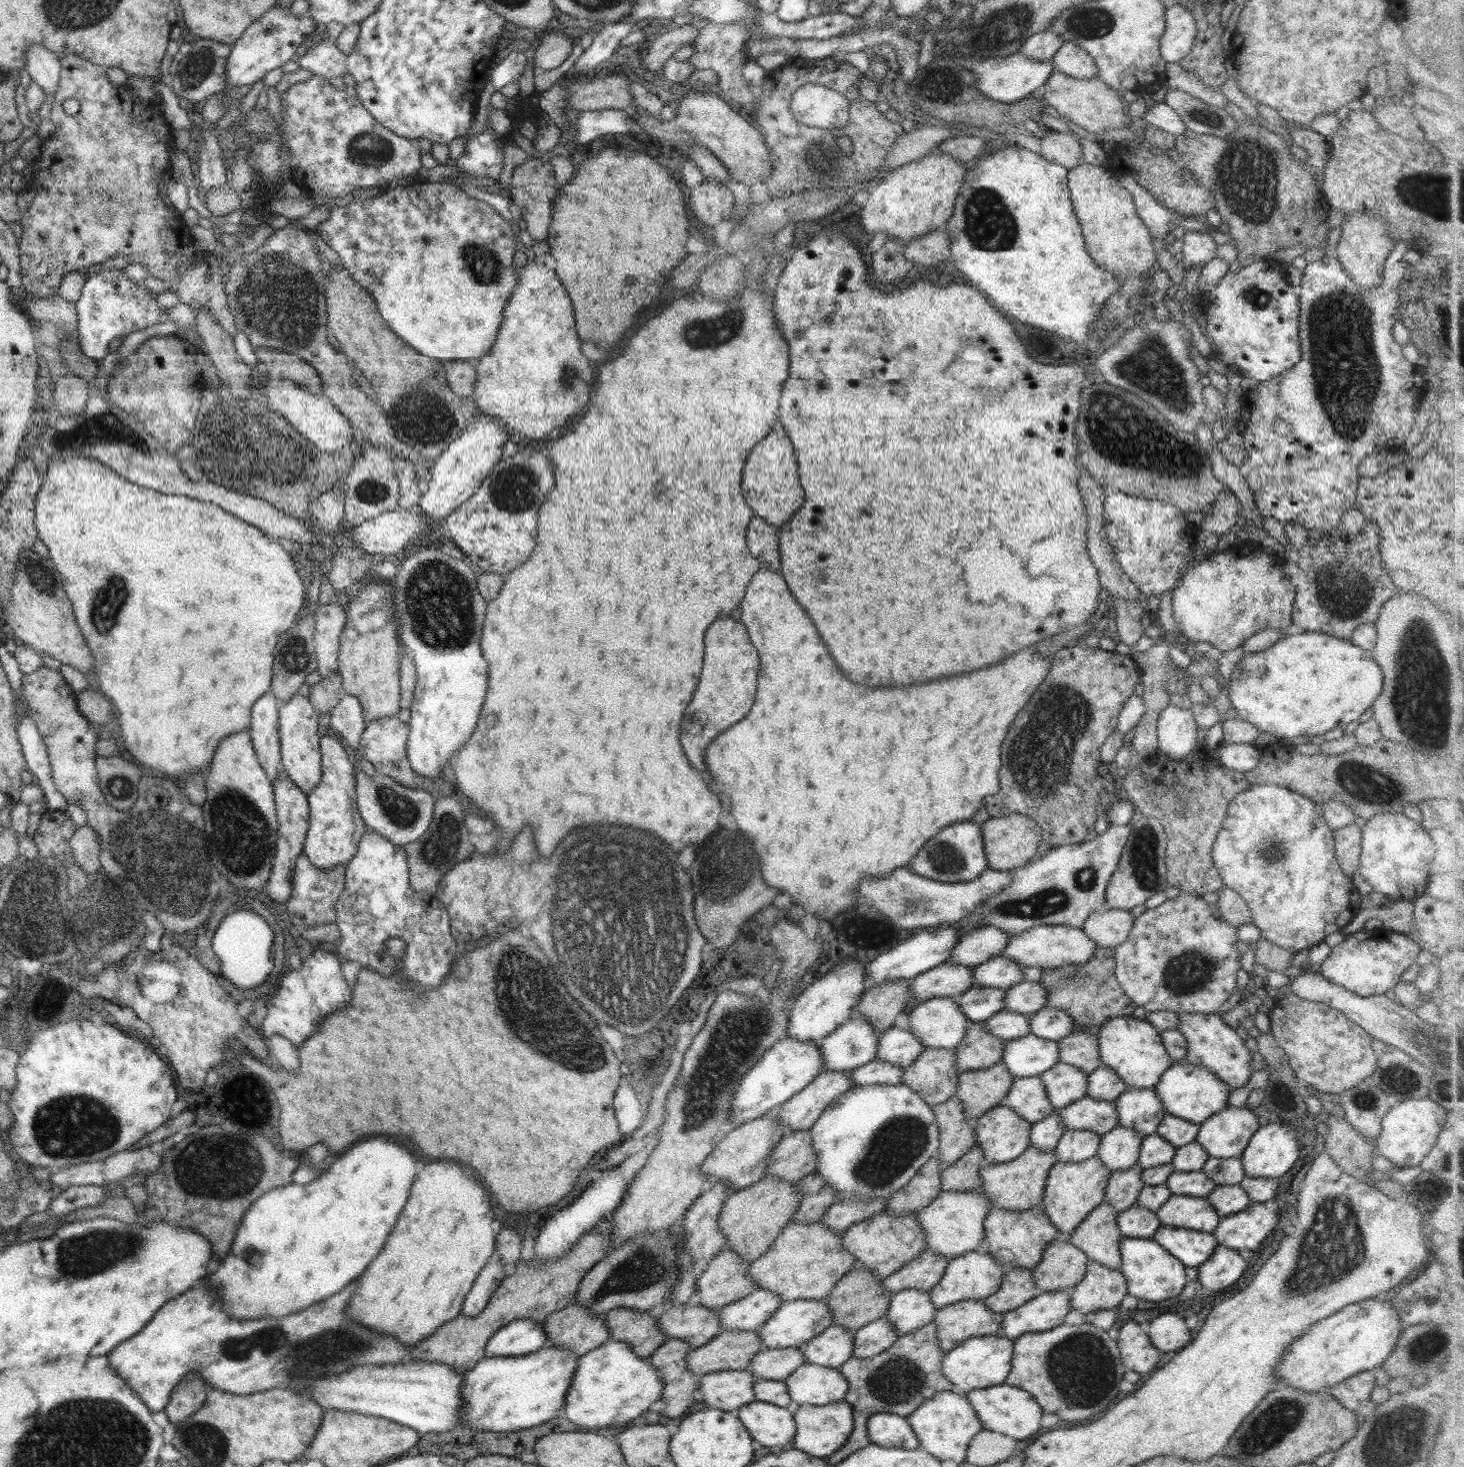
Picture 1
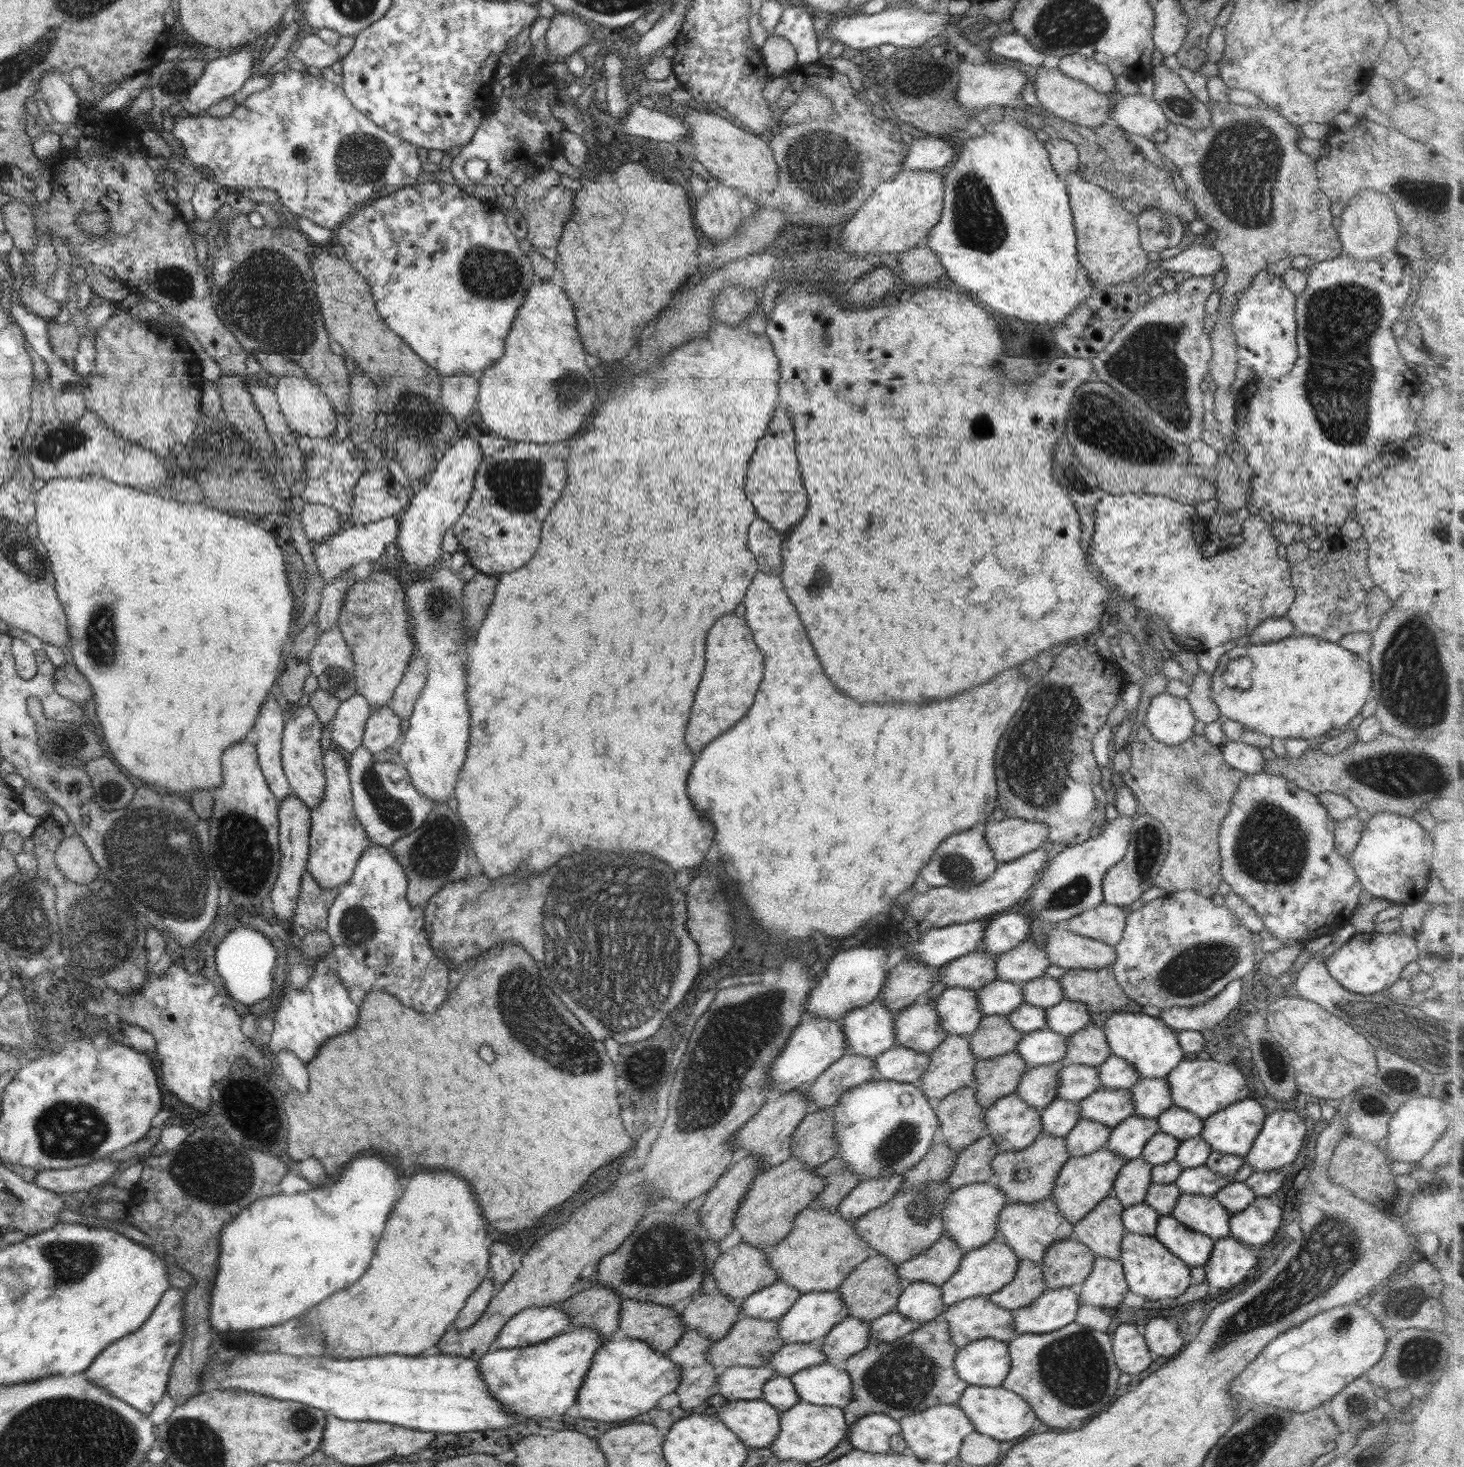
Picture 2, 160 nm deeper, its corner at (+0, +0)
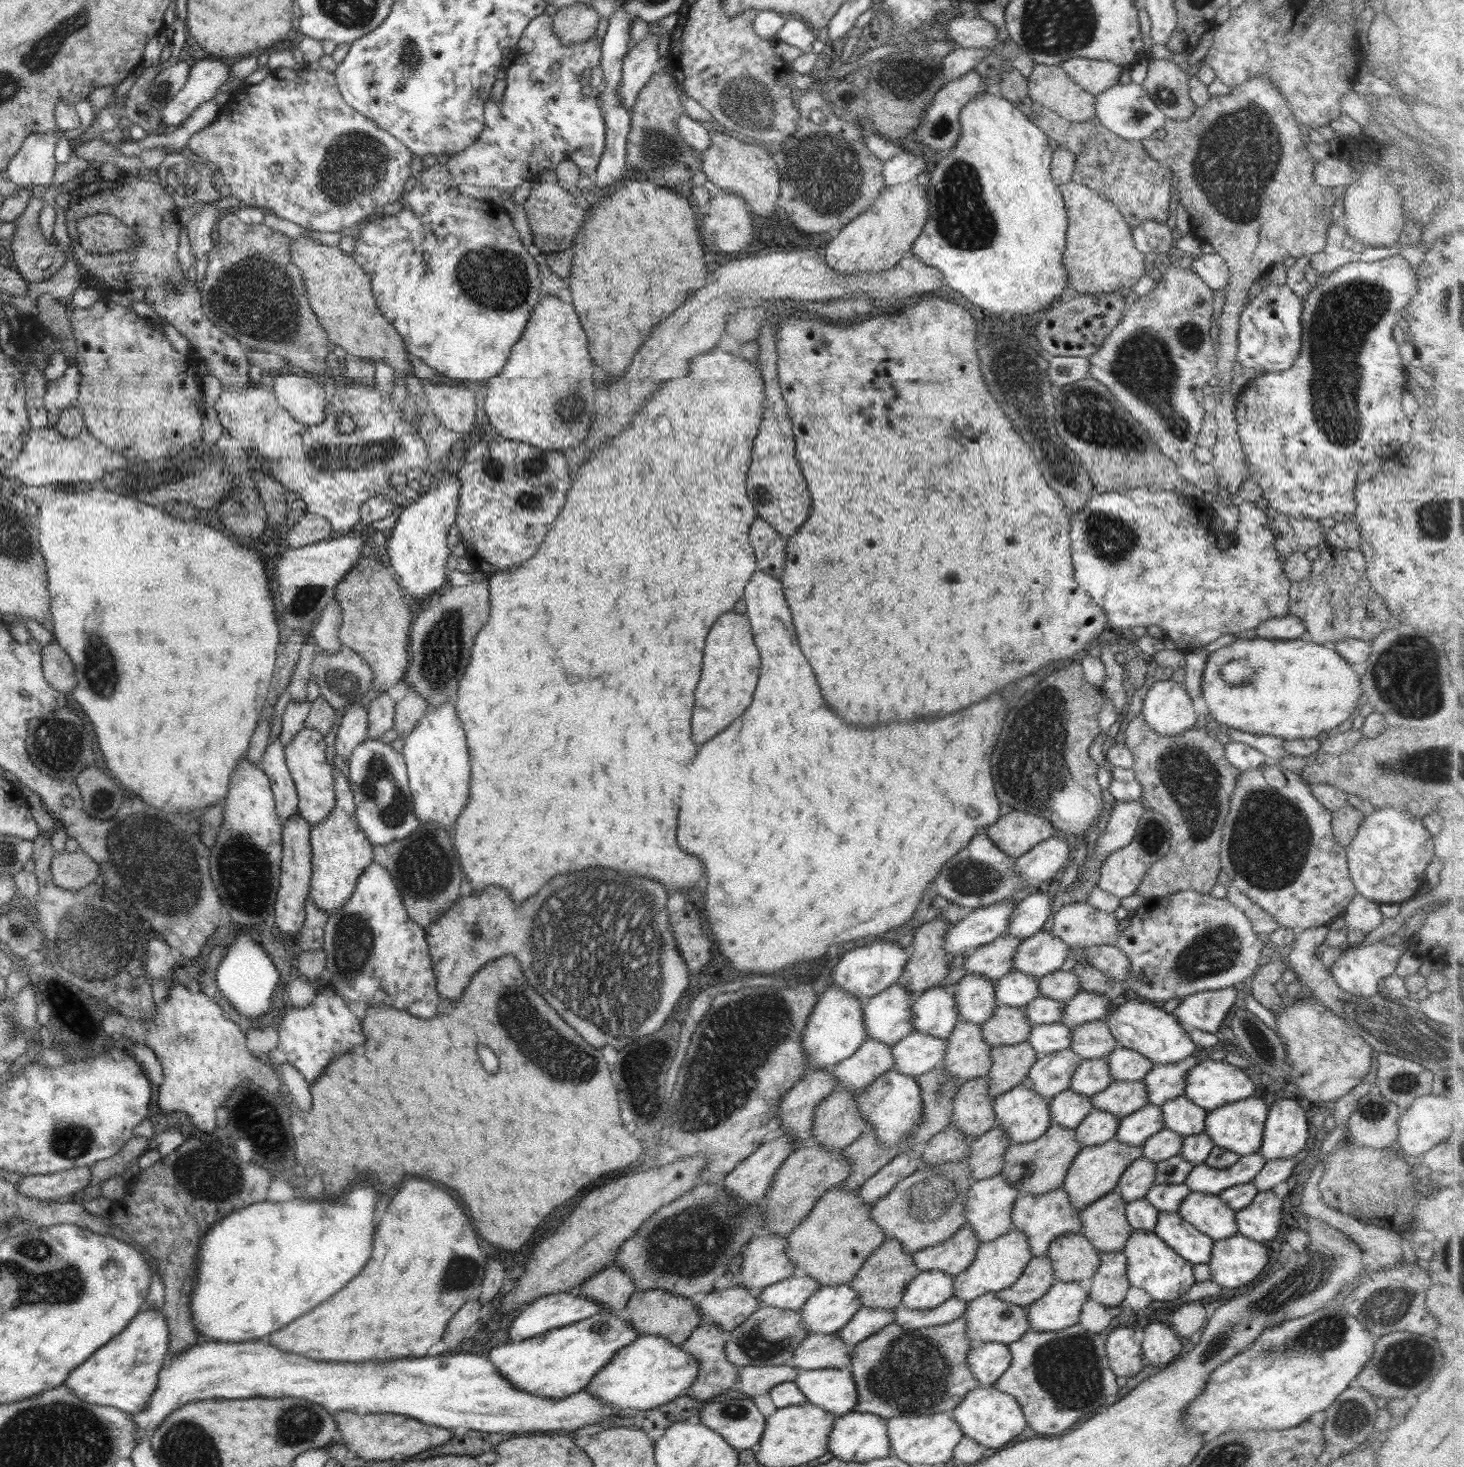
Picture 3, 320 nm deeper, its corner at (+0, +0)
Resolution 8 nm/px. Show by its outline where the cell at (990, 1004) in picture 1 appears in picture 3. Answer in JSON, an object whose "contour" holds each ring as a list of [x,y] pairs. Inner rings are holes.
{"contour":[[[1011,971],[994,982],[994,998],[997,1006],[1024,1008],[1032,1000],[1040,997],[1038,978]]]}

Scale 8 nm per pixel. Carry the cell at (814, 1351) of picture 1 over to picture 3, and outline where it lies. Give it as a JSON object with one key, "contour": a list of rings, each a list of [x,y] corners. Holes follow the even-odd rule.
{"contour":[[[861,1305],[850,1322],[837,1334],[841,1341],[852,1348],[855,1344],[866,1340],[869,1336],[888,1326],[893,1320],[895,1320],[895,1312],[892,1309],[868,1308]]]}

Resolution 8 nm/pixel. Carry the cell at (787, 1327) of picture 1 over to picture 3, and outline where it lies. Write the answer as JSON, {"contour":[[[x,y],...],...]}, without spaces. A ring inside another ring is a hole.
{"contour":[[[850,1285],[820,1286],[799,1313],[809,1334],[836,1334],[850,1322],[861,1305]]]}

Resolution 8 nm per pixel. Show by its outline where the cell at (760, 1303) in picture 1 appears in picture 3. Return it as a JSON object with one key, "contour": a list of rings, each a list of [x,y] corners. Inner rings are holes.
{"contour":[[[796,1273],[780,1282],[769,1284],[763,1288],[758,1298],[764,1305],[782,1310],[800,1311],[819,1287],[819,1282],[811,1276]]]}

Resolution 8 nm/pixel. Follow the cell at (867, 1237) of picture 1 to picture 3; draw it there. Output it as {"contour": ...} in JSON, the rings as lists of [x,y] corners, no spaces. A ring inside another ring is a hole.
{"contour":[[[967,1159],[923,1165],[897,1182],[886,1196],[874,1202],[872,1218],[887,1239],[899,1240],[907,1253],[936,1246],[967,1224],[964,1216],[965,1200],[974,1181]]]}

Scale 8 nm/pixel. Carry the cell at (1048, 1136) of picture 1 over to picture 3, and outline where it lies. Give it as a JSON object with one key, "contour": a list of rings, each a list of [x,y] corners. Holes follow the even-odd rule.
{"contour":[[[1070,1089],[1057,1094],[1049,1103],[1053,1122],[1069,1129],[1075,1129],[1093,1109],[1091,1097]]]}

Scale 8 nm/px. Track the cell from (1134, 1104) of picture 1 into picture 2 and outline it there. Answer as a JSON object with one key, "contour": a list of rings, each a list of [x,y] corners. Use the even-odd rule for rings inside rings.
{"contour":[[[1141,1078],[1131,1089],[1135,1114],[1155,1119],[1173,1105],[1166,1078]]]}

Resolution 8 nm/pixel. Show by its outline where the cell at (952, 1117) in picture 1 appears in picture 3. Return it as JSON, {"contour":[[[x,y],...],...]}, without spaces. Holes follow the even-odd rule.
{"contour":[[[971,1078],[959,1086],[953,1100],[953,1124],[967,1140],[972,1140],[997,1126],[993,1098],[988,1094],[989,1078]]]}

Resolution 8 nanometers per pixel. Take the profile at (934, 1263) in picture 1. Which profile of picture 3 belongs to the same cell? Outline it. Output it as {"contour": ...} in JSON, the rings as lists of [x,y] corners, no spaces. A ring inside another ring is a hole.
{"contour":[[[964,1225],[948,1240],[912,1253],[913,1261],[920,1271],[939,1270],[954,1278],[972,1264],[979,1243],[974,1229]]]}

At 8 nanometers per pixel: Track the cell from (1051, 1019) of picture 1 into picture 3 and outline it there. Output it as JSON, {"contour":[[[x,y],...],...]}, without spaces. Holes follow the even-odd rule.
{"contour":[[[1079,991],[1070,1001],[1063,1004],[1064,1019],[1079,1025],[1093,1020],[1105,1020],[1111,1000],[1096,992]]]}

